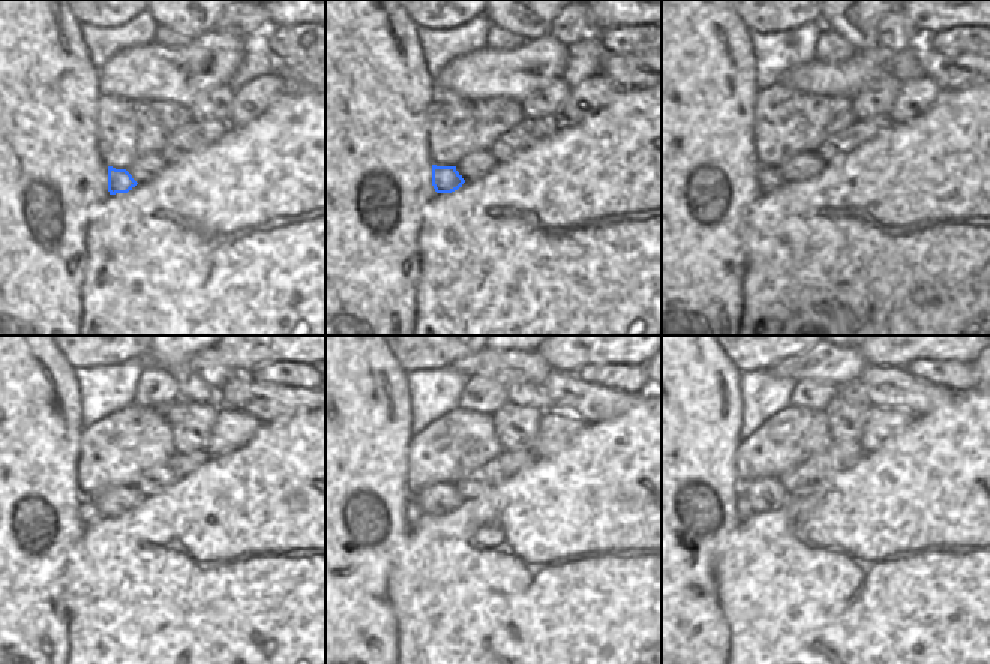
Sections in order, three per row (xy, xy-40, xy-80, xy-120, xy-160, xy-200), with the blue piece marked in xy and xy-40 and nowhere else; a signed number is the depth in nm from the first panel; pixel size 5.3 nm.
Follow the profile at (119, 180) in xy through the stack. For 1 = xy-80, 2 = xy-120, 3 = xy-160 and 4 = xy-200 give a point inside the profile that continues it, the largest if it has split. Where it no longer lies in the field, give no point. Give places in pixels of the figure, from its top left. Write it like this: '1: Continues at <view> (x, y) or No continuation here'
1: Continues at xy-80 (768, 177)
2: Continues at xy-120 (87, 513)
3: Continues at xy-160 (411, 510)
4: Continues at xy-200 (743, 508).

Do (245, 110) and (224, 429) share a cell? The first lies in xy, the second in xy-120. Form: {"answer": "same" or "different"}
{"answer": "same"}

